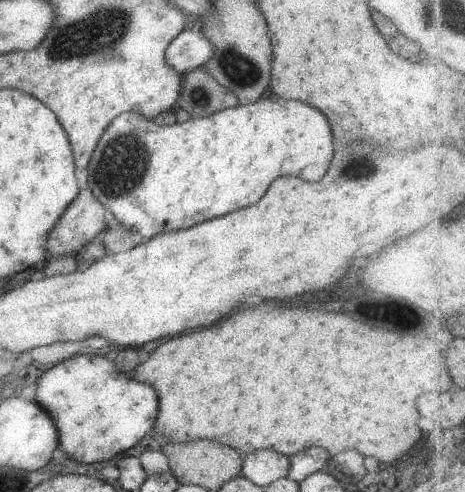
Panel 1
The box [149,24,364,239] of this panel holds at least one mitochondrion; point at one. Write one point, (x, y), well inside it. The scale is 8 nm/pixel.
(241, 72)

